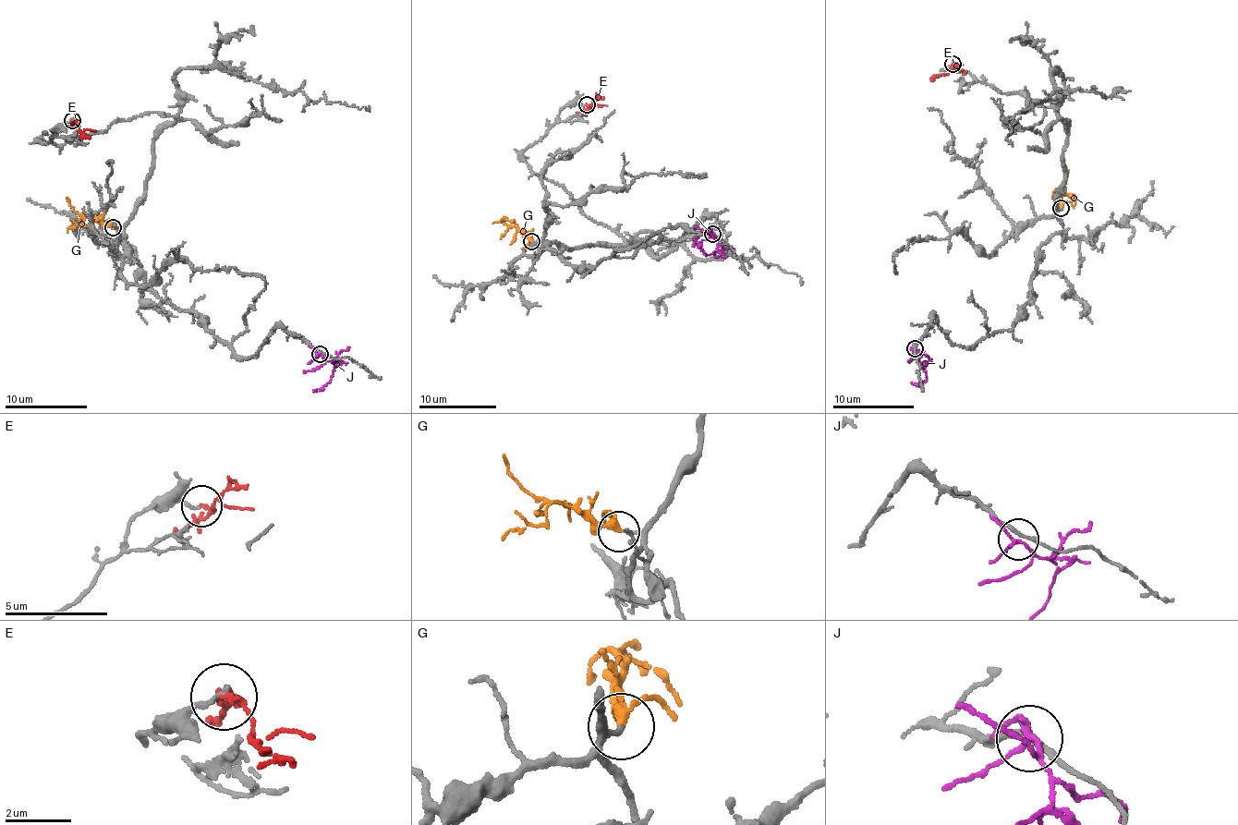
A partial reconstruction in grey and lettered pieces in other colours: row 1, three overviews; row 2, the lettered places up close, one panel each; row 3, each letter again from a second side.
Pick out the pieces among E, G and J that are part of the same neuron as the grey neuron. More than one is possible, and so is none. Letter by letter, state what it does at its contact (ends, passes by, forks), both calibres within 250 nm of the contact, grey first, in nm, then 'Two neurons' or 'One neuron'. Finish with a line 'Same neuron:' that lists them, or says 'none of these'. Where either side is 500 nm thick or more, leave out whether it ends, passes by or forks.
E: It passes by. Thickness 170 nm (grey) against 120 nm. Two neurons
G: It passes by. Thickness 150 nm (grey) against 240 nm. One neuron
J: It forks there. Thickness 170 nm (grey) against 140 nm. Two neurons
Same neuron: G

